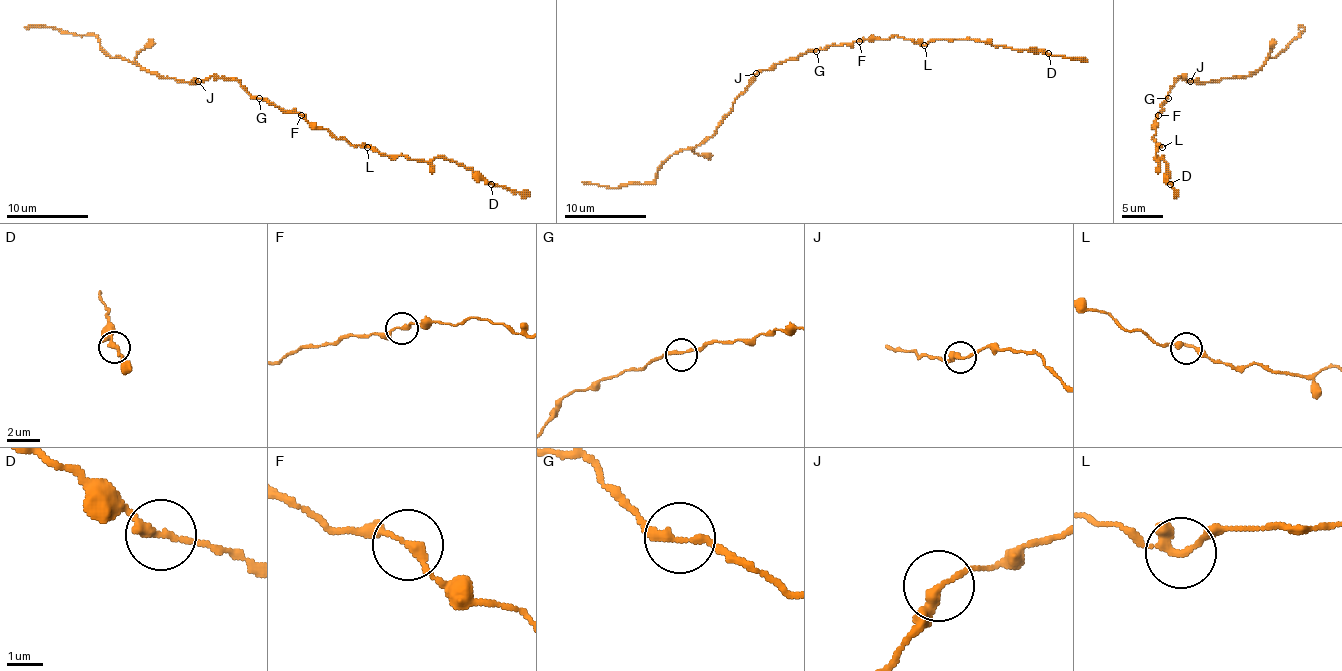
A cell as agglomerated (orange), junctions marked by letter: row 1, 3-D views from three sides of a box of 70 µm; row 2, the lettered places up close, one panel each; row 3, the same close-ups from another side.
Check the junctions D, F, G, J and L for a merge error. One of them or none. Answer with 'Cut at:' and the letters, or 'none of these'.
Cut at: none of these

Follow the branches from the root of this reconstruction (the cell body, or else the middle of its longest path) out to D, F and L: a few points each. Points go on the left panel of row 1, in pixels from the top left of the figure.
D: (257, 98), (295, 110), (352, 145), (422, 161), (446, 157), (479, 172), (491, 184)
F: (257, 98), (267, 98), (285, 110), (301, 115)
L: (257, 98), (267, 98), (285, 110), (295, 110), (310, 123), (328, 129), (338, 139), (367, 147)

